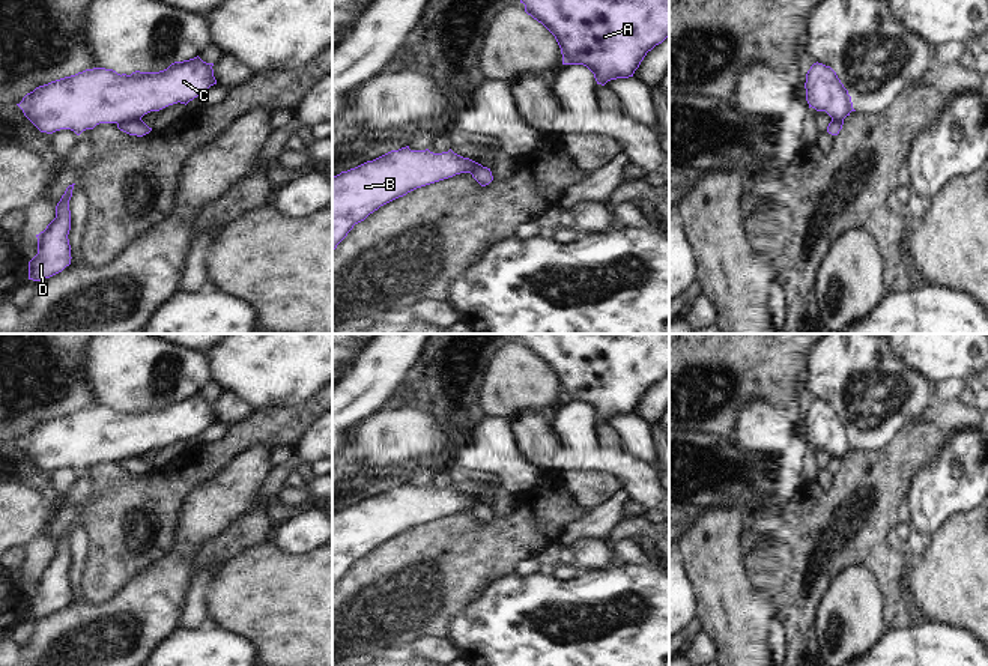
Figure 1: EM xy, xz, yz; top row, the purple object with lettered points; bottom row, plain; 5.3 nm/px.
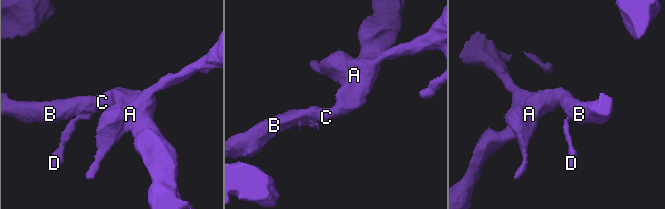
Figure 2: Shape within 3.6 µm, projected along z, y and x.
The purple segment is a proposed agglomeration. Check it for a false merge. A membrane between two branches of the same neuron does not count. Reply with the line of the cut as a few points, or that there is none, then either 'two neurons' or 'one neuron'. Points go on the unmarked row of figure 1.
cut in xy along (140, 454), (128, 454), (118, 460); two neurons

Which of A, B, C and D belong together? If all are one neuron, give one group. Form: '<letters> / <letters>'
A B C / D

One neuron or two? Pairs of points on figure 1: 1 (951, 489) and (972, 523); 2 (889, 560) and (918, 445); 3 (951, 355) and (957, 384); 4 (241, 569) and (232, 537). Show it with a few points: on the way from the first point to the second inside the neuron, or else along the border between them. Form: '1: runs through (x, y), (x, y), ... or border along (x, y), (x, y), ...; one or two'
1: border along (972, 508), (952, 513), (934, 531); two
2: runs through (878, 531), (878, 484), (889, 474); one
3: border along (964, 378), (945, 376), (934, 382); two
4: border along (268, 537), (230, 555), (220, 566); two

